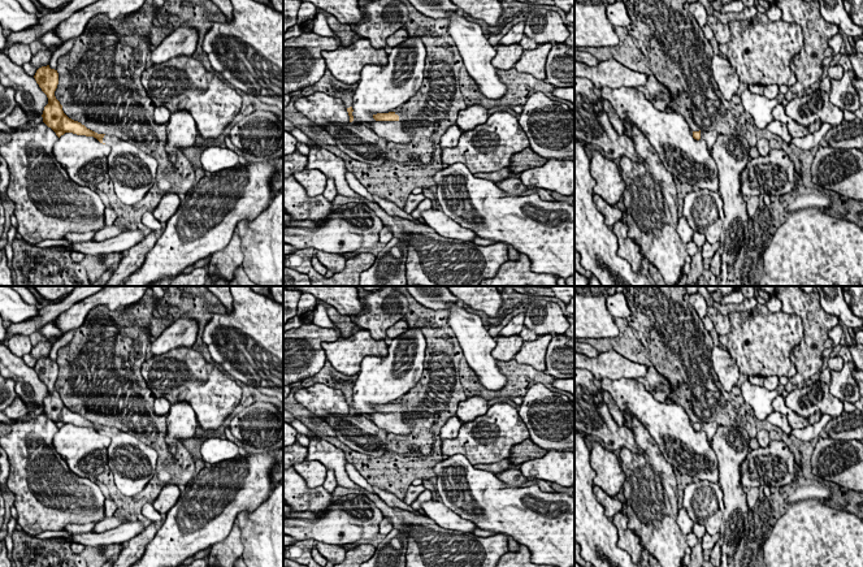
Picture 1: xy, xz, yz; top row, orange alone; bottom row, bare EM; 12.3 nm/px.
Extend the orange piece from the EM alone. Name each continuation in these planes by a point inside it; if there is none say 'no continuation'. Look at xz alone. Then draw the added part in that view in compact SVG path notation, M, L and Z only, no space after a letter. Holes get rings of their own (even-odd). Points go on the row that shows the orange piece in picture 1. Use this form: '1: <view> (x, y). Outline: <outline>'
1: xz (398, 131). Outline: M395 112L399 116L398 121L373 121L368 124L377 135L395 143L409 143L412 140L412 134L409 133L409 120L404 112Z

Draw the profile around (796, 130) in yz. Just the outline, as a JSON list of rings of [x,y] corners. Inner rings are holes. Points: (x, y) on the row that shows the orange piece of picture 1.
[[[777,104],[773,108],[772,116],[775,120],[780,121],[788,127],[788,131],[792,138],[803,138],[808,134],[818,131],[823,125],[820,121],[815,121],[808,127],[799,125],[797,121],[794,121],[785,113],[785,107],[782,104]]]

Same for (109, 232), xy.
[[[116,224],[112,226],[107,226],[104,229],[96,230],[92,238],[94,242],[101,242],[109,238],[118,235],[120,233],[125,231],[125,228],[117,226]]]

